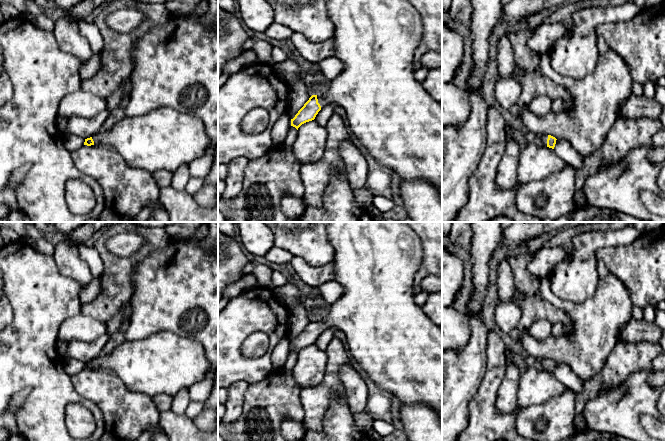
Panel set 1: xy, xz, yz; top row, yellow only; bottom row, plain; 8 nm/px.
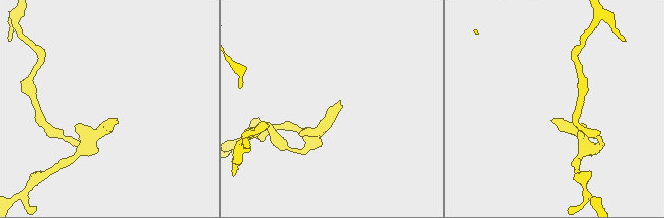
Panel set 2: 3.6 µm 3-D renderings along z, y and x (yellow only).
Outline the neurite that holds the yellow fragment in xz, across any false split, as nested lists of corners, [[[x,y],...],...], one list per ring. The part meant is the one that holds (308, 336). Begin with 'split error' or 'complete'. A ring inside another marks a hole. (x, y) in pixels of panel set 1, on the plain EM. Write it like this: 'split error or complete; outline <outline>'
split error; outline [[[329,222],[327,225],[328,241],[332,245],[334,256],[335,281],[344,287],[343,295],[333,304],[329,305],[327,312],[317,319],[312,319],[304,330],[298,335],[291,350],[298,352],[315,343],[318,336],[331,327],[339,328],[346,336],[347,349],[361,366],[363,374],[371,379],[377,387],[396,396],[403,404],[423,404],[429,406],[442,421],[442,329],[433,323],[424,313],[422,307],[414,300],[414,277],[423,259],[423,247],[418,235],[406,222]]]

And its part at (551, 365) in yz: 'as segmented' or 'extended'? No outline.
extended

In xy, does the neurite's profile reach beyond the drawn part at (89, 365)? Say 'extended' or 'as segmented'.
extended

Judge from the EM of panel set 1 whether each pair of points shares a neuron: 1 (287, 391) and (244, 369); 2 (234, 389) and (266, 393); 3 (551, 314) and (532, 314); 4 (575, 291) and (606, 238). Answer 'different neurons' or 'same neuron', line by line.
1: different neurons
2: different neurons
3: same neuron
4: same neuron

